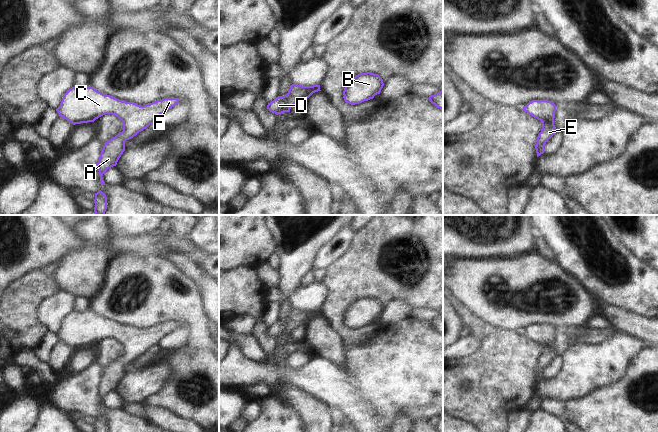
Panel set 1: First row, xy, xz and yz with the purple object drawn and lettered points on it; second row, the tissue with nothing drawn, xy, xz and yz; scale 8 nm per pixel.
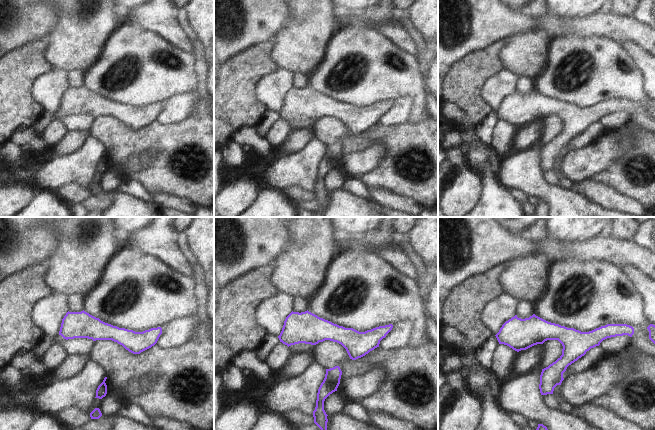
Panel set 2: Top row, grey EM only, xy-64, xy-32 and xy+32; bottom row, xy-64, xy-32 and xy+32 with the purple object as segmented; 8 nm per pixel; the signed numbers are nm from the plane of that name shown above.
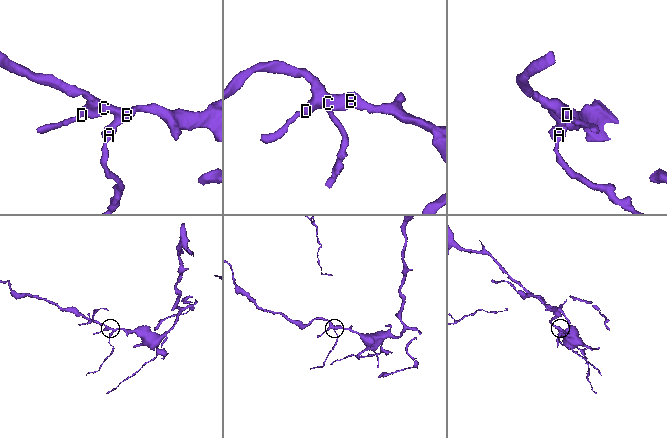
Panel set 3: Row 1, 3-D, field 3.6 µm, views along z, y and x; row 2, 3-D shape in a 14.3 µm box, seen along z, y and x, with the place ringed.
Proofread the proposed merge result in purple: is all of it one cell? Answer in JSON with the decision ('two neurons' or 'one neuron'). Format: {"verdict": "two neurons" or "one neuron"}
{"verdict": "one neuron"}

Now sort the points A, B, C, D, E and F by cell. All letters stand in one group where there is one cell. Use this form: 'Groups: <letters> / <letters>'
Groups: A B C D E F

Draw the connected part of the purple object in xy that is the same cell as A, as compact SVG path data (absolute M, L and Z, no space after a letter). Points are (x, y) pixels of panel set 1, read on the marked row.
M91 86L79 89L72 87L63 96L60 106L56 109L60 117L75 124L94 122L105 114L112 114L123 122L123 131L104 143L97 169L100 184L105 185L103 174L116 166L125 151L125 141L133 138L176 104L178 98L164 98L150 104L140 106L134 102L119 100L103 94Z

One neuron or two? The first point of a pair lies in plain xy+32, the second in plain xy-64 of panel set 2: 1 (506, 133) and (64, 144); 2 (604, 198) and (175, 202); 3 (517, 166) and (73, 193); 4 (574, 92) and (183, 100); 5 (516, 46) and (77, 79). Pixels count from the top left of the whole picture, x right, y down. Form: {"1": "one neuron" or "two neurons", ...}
{"1": "two neurons", "2": "one neuron", "3": "two neurons", "4": "two neurons", "5": "two neurons"}

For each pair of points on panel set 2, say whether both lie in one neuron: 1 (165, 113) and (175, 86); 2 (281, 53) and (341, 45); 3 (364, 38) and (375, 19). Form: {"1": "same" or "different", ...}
{"1": "different", "2": "different", "3": "different"}

